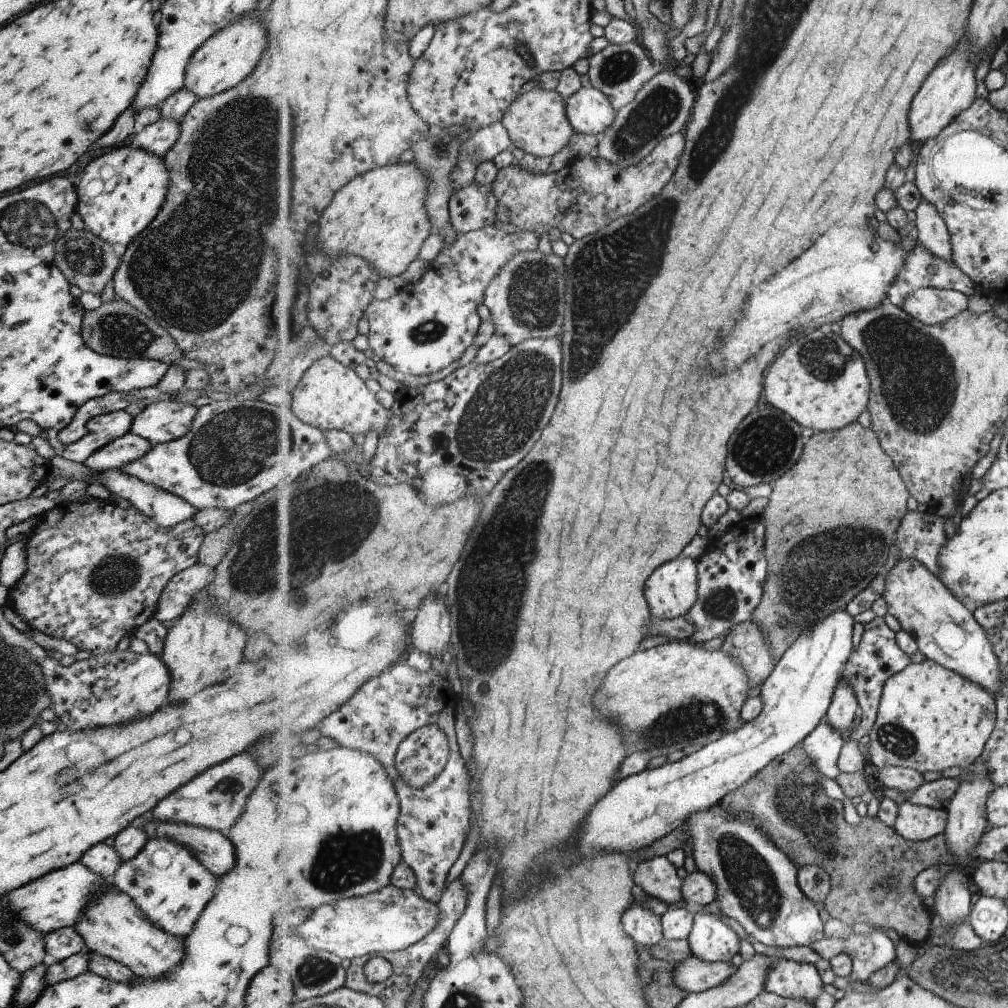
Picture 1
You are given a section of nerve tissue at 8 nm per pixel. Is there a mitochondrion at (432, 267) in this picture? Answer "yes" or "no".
no

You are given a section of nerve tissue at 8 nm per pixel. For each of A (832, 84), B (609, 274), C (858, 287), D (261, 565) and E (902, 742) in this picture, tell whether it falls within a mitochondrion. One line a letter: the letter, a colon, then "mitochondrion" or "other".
A: other
B: mitochondrion
C: other
D: mitochondrion
E: mitochondrion

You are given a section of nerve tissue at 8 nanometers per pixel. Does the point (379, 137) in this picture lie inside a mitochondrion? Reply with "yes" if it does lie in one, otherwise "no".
no

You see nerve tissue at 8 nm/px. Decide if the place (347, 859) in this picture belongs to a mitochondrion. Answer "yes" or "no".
yes

